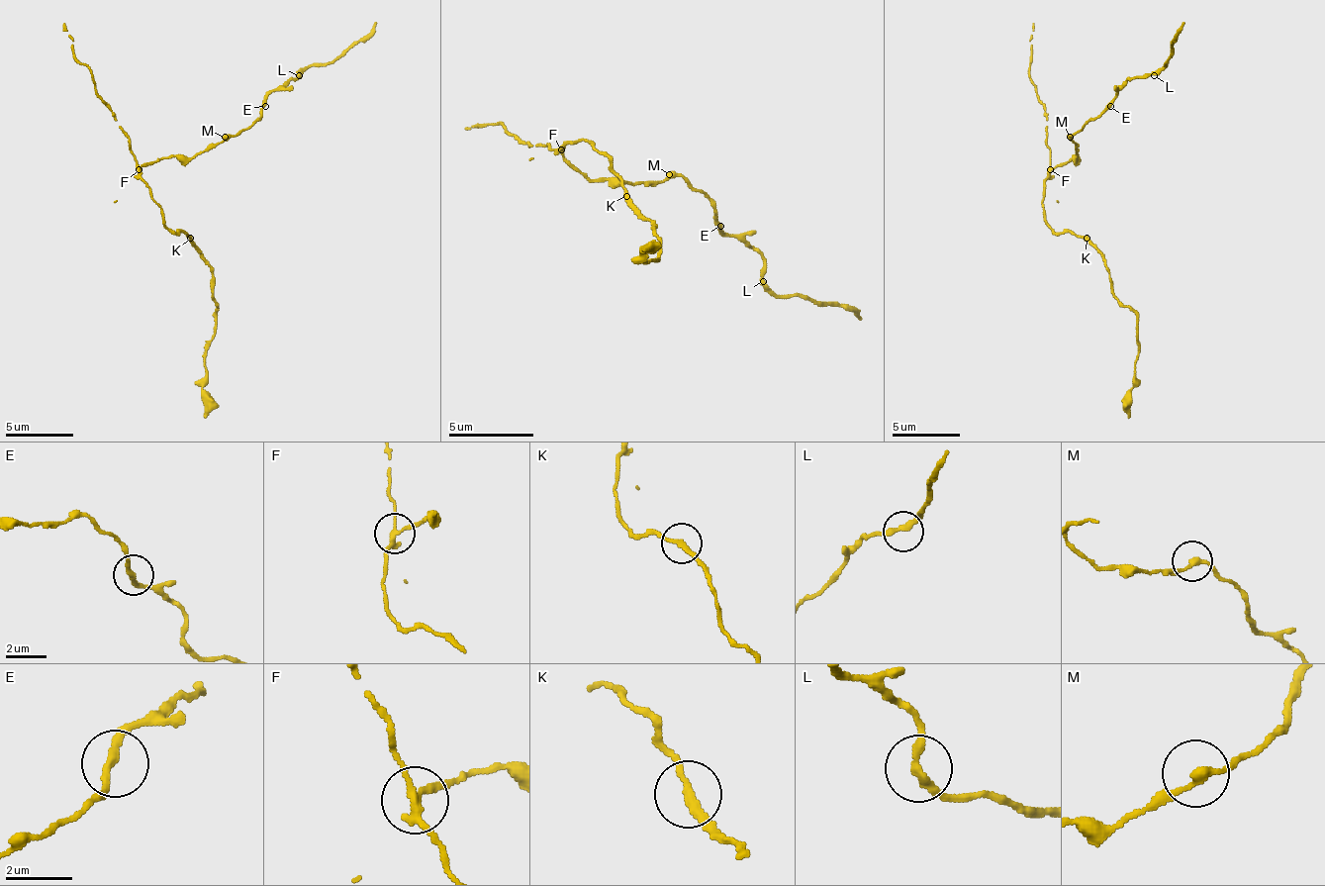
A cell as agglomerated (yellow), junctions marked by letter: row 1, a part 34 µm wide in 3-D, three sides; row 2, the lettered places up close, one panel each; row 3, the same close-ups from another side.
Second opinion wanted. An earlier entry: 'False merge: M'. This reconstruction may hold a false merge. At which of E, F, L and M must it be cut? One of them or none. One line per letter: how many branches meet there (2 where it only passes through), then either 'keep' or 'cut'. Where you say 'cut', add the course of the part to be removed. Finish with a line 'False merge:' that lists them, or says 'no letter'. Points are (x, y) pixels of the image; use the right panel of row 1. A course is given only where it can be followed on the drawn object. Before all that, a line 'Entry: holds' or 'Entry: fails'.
Entry: fails
E: 2 branches meet; keep
F: 3 branches meet; cut; foreign part runs (1049, 170), (1046, 221), (1103, 258), (1110, 268), (1110, 292), (1134, 313), (1137, 340), (1127, 418)
L: 2 branches meet; keep
M: 2 branches meet; keep
False merge: F

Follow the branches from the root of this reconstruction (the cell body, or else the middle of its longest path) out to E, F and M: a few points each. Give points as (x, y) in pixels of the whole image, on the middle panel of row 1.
E: (575, 165), (592, 178), (621, 178), (626, 183), (665, 183), (682, 174), (711, 204), (720, 226)
F: (575, 165), (562, 152), (562, 148)
M: (575, 165), (592, 178), (621, 178), (626, 183), (660, 183), (669, 174)

